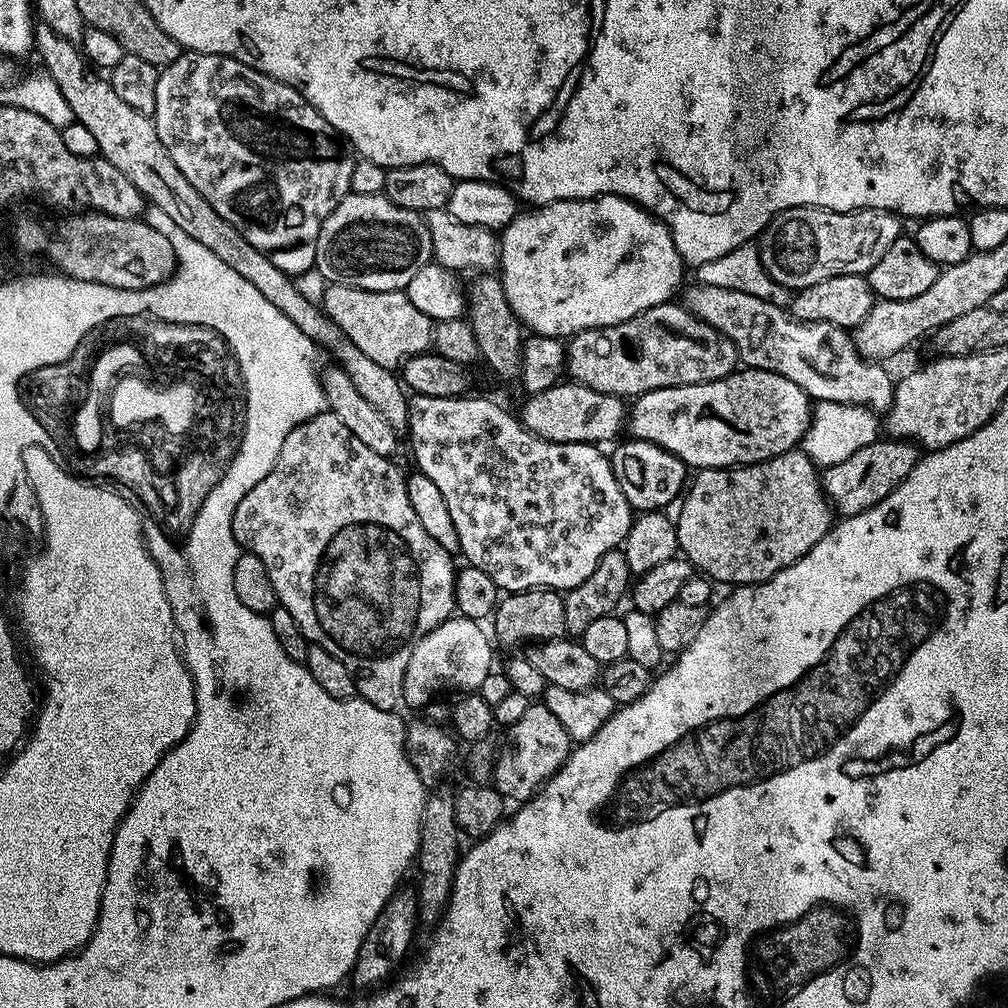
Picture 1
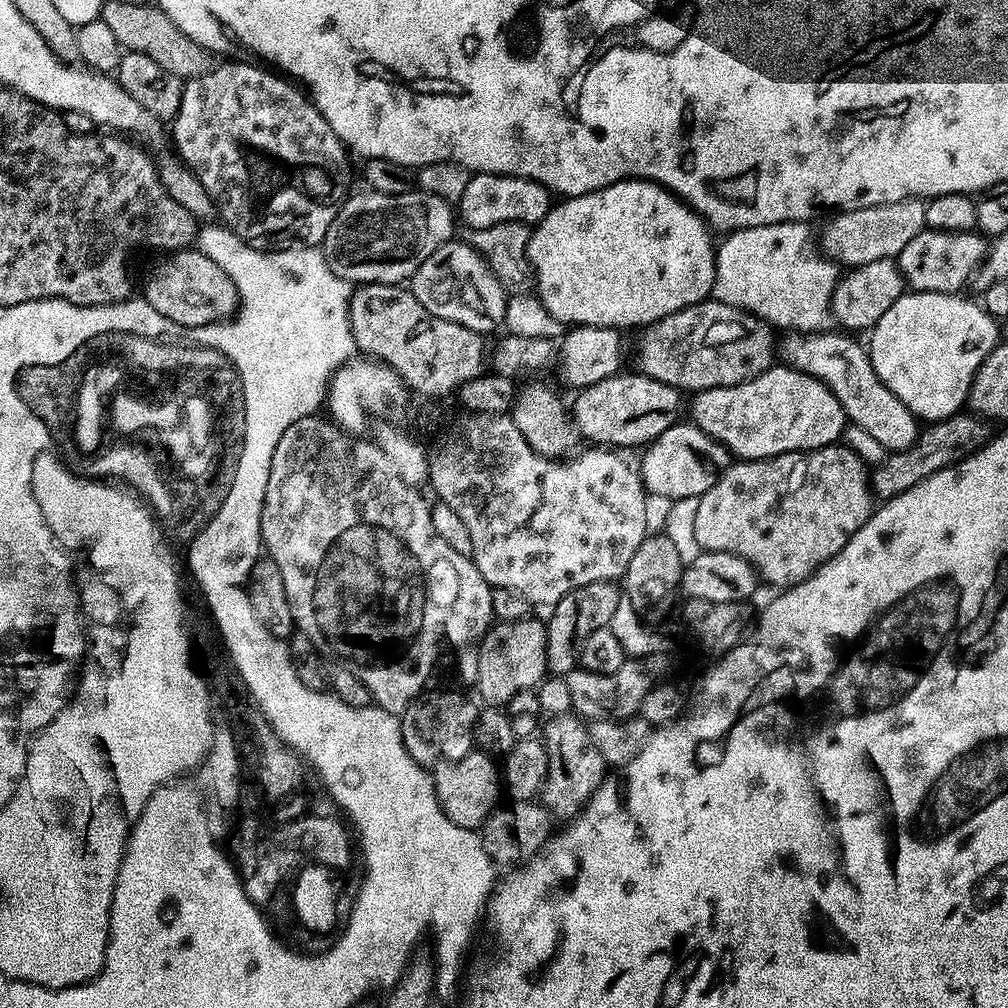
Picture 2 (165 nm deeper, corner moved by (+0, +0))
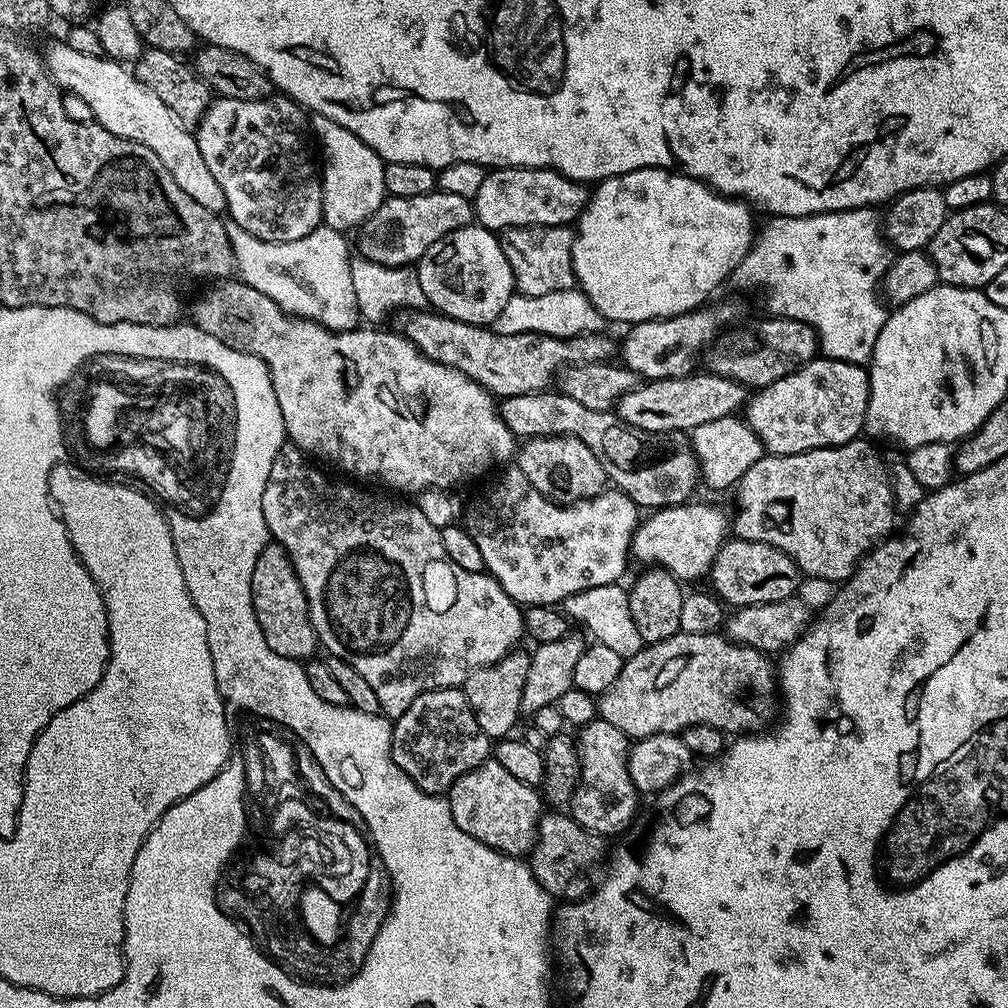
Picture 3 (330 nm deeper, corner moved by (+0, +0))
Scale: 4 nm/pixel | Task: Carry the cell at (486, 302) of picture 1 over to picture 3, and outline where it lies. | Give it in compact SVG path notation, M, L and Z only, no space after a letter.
M533 436L525 439L519 445L514 464L522 470L534 490L558 504L589 500L606 491L610 484L606 470L602 470L602 462L594 458L594 450L573 436Z

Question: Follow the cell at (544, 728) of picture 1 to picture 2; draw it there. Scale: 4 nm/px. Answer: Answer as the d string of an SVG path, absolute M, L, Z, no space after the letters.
M572 712L547 717L542 724L542 741L548 755L548 772L539 790L539 803L557 821L573 820L580 815L580 809L588 803L594 790L604 781L604 759L602 754L598 754L598 749L590 738L588 724Z

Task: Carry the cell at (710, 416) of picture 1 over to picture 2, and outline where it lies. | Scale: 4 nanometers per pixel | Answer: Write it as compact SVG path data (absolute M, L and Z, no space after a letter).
M787 366L770 367L741 384L695 393L691 400L691 423L740 460L768 460L787 452L827 448L843 437L846 427L835 394L818 378Z

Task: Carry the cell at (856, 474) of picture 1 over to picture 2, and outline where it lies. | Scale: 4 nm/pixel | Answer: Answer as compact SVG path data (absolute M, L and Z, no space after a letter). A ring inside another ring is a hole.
M968 410L955 412L944 420L931 421L921 427L920 435L906 450L893 452L881 464L875 465L870 476L870 487L877 497L891 498L910 490L930 474L954 466L977 450L990 439L989 425L981 417ZM985 424L985 425L984 425Z

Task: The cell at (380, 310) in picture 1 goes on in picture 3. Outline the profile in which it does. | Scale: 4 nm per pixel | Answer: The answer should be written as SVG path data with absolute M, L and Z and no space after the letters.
M408 310L403 313L404 321L398 325L399 331L412 345L426 358L436 360L442 366L450 366L462 374L466 374L474 382L478 382L491 392L493 397L503 398L514 394L530 394L531 392L543 392L548 384L557 379L569 364L597 364L609 363L617 355L617 341L612 341L604 332L585 332L582 336L547 336L537 332L523 332L522 334L498 334L491 327L478 324L467 324L461 320L455 320L435 310Z

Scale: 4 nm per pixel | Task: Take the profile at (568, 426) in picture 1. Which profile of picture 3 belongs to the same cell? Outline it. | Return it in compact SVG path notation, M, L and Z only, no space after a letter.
M696 370L691 376L641 382L617 402L614 411L623 424L638 430L691 433L693 428L705 422L737 415L745 407L749 396L749 389L736 380L722 378L707 370Z

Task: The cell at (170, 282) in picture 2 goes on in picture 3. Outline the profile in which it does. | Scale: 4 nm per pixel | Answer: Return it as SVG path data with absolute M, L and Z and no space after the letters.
M225 278L205 288L208 289L192 304L191 323L206 334L218 338L218 342L239 352L256 356L265 364L274 386L274 398L278 398L278 410L282 410L287 439L309 457L317 461L325 460L325 462L320 462L325 465L333 464L334 467L341 468L342 471L349 472L352 476L361 476L364 480L377 480L378 483L385 484L388 488L397 488L400 492L412 492L411 494L422 493L427 488L452 490L455 484L464 484L467 480L472 480L475 476L490 471L495 464L505 463L504 465L507 465L515 457L518 451L517 437L512 435L506 422L502 422L500 409L492 393L487 392L483 386L474 382L466 374L450 366L442 366L436 360L426 358L426 354L417 350L399 331L379 332L376 329L379 327L376 326L360 326L351 332L331 332L321 324L315 324L313 320L304 320L301 316L284 312L282 306L274 302L274 298L266 298L262 290L258 290L251 282L245 282L240 278Z

